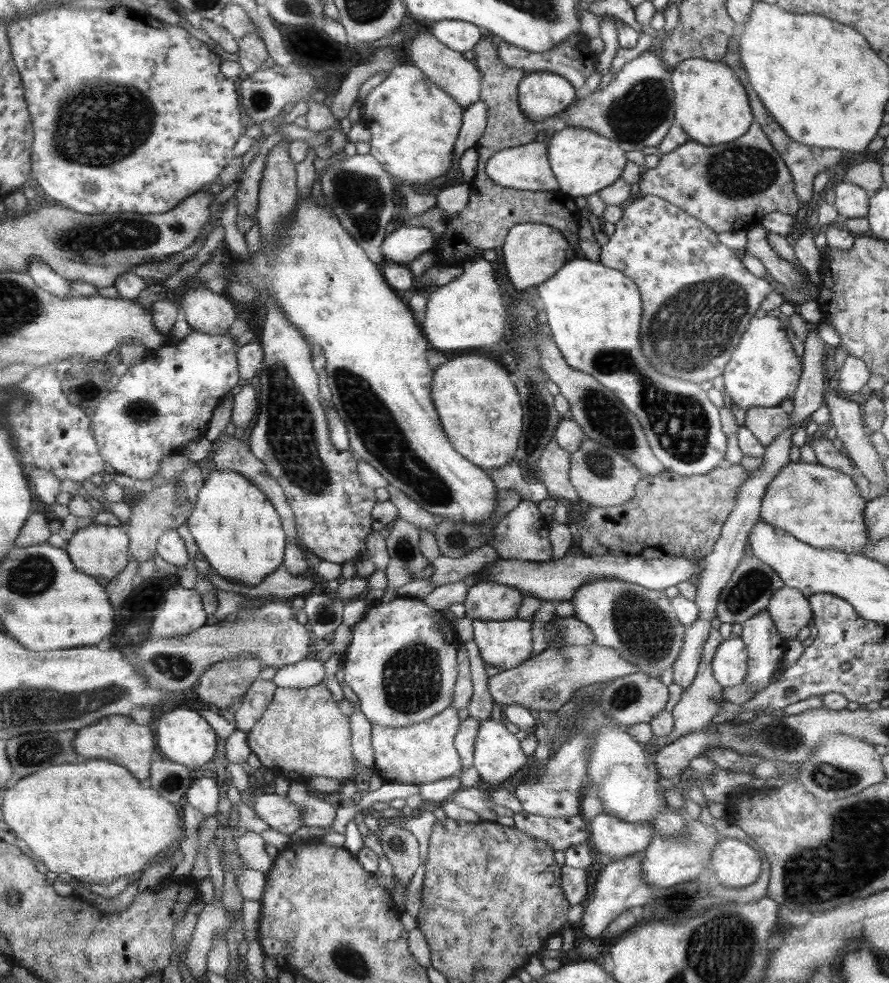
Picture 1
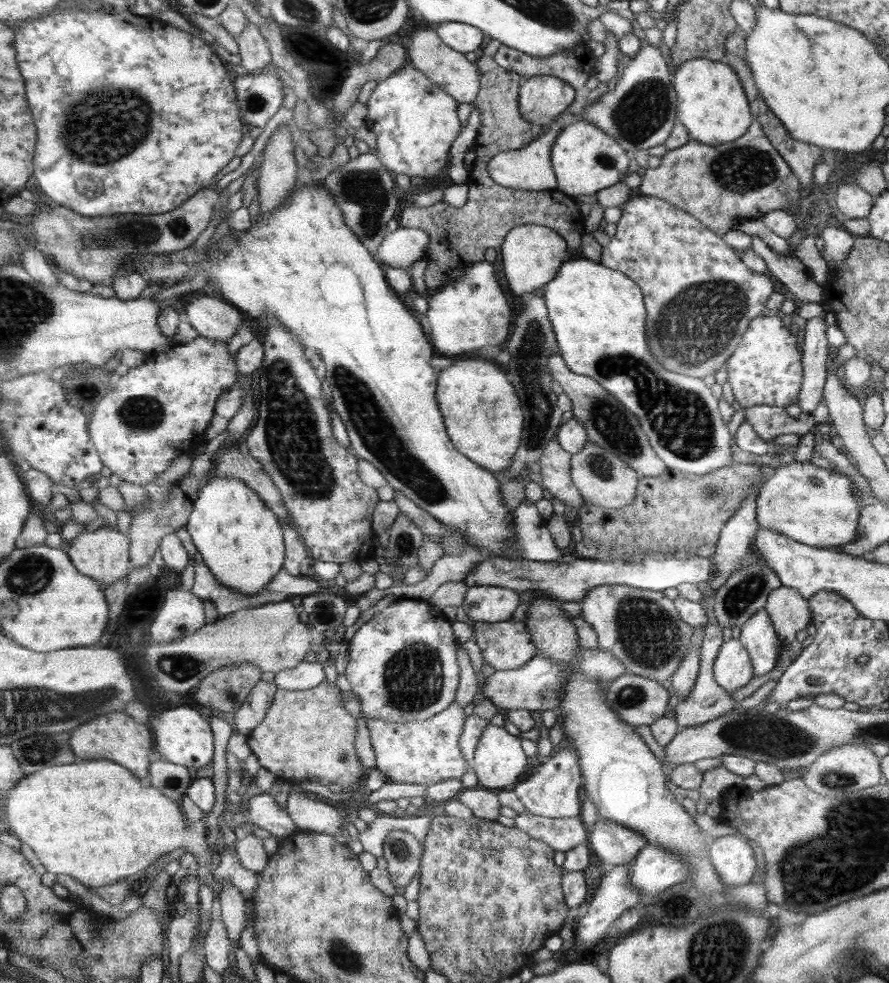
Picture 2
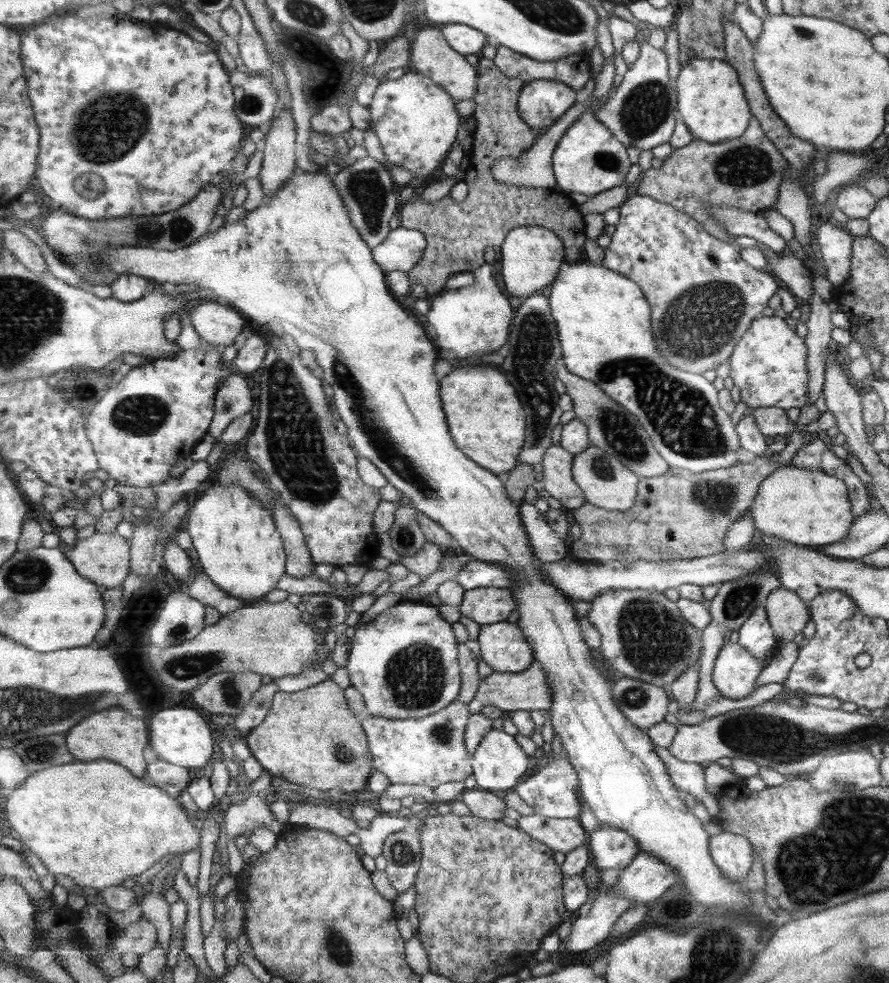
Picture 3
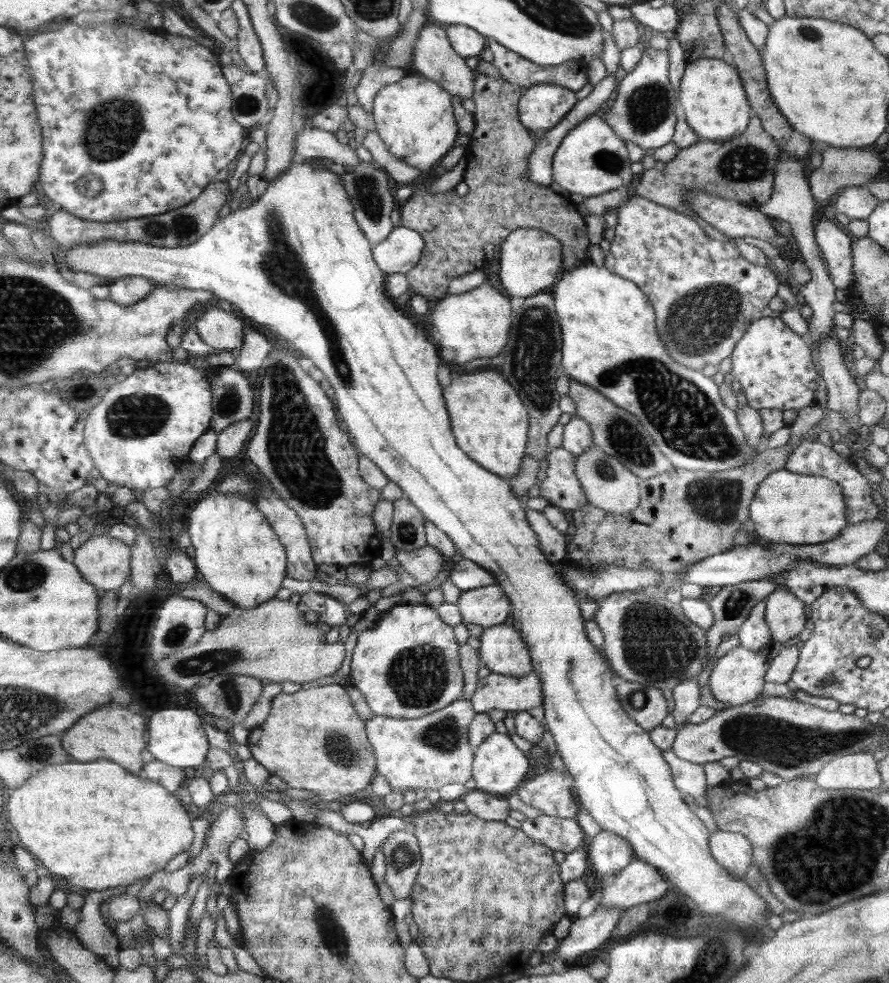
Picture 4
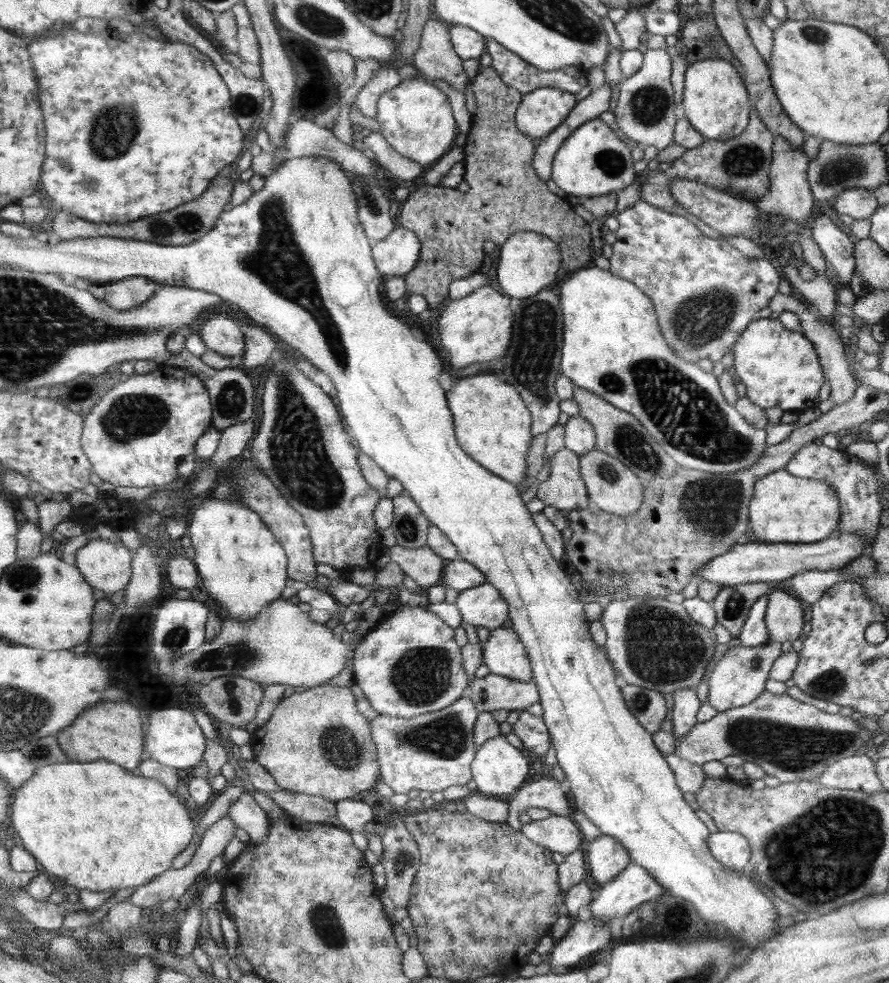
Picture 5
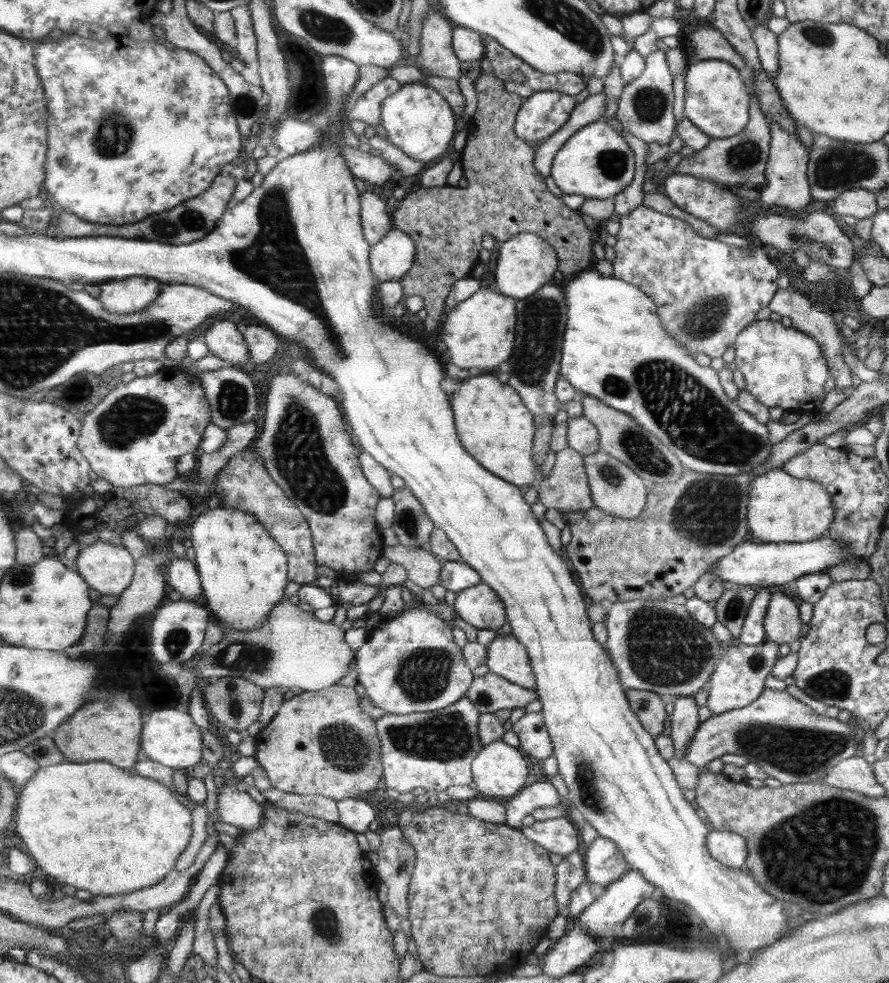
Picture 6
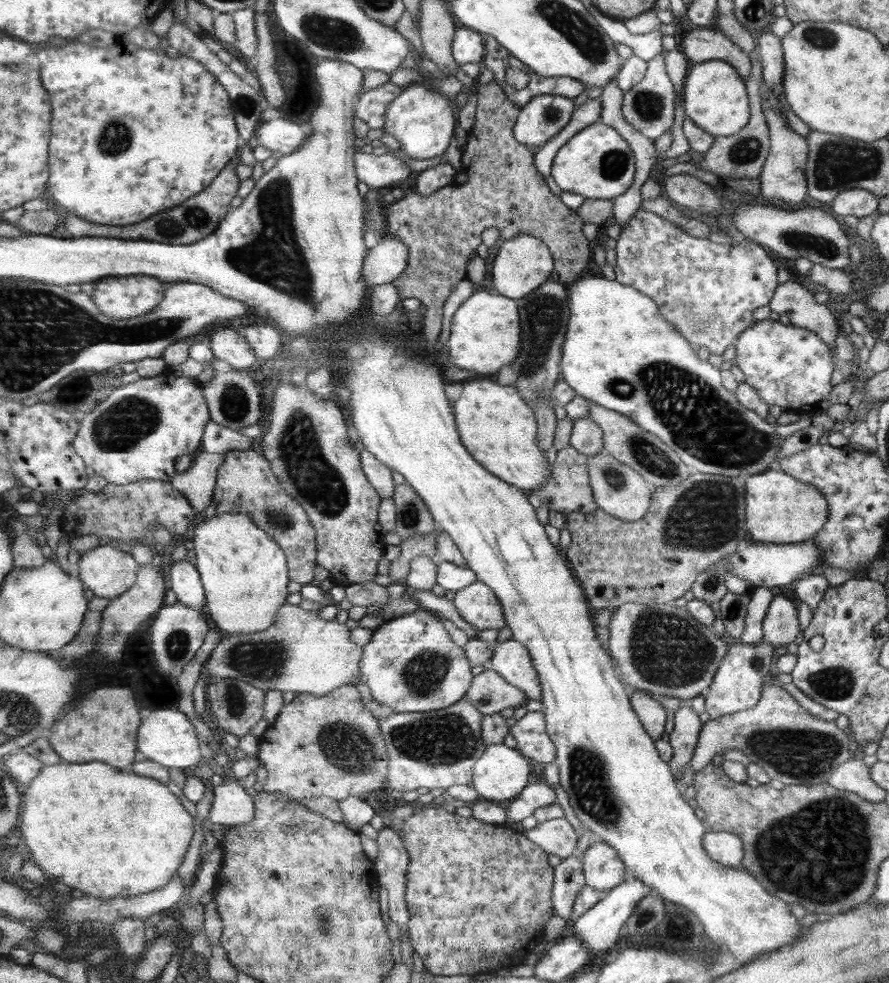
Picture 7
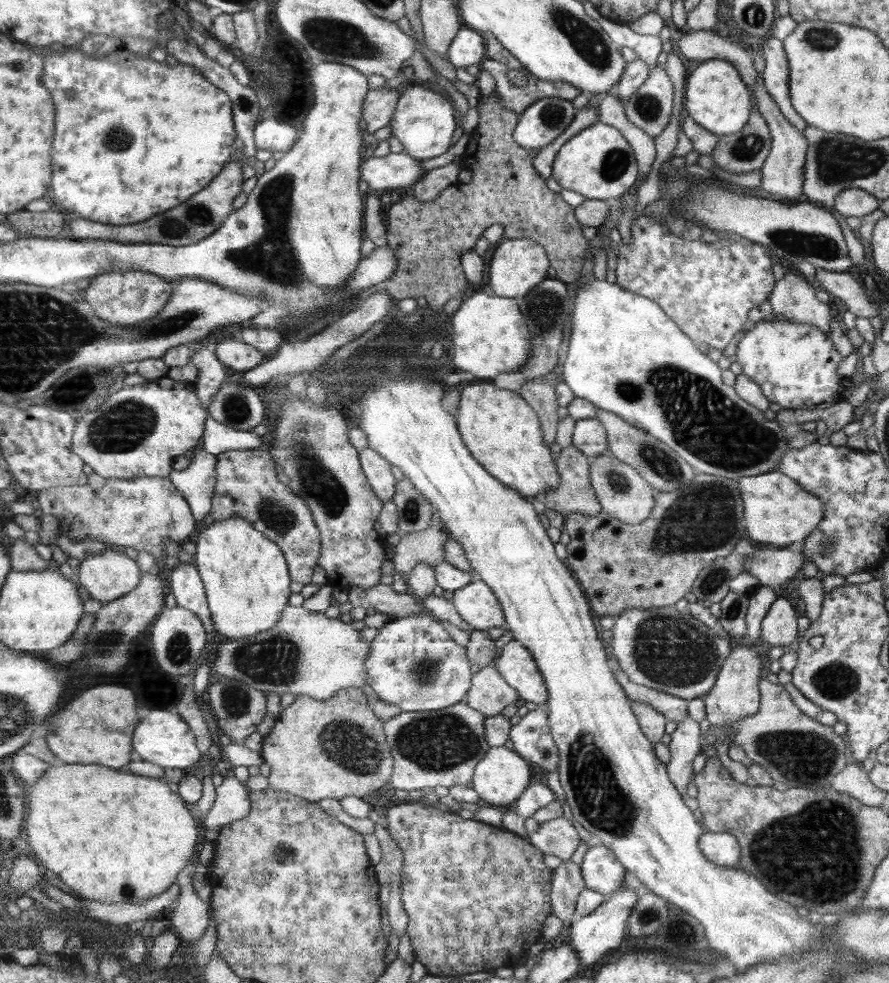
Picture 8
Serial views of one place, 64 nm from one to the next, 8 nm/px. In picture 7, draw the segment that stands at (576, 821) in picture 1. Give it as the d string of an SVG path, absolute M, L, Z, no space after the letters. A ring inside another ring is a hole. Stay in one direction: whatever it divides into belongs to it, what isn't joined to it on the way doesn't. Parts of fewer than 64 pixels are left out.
M565 817L538 823L533 830L524 830L523 834L544 852L560 856L561 860L577 852L576 831Z

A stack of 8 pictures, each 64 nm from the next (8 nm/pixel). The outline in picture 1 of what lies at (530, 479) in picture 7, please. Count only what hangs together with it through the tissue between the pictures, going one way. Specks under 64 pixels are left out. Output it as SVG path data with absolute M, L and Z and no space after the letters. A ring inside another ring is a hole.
M480 354L454 356L433 369L431 397L444 432L456 452L485 471L508 464L517 451L523 410L508 372Z

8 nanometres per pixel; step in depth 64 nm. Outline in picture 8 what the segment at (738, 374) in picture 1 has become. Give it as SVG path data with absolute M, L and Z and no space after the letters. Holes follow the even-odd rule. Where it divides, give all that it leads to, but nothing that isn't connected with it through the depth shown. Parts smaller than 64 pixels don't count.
M761 320L753 330L746 331L738 344L734 361L740 364L743 373L756 382L770 401L783 409L816 410L830 408L840 400L838 393L842 381L836 375L840 361L844 359L827 334L808 323L789 320Z

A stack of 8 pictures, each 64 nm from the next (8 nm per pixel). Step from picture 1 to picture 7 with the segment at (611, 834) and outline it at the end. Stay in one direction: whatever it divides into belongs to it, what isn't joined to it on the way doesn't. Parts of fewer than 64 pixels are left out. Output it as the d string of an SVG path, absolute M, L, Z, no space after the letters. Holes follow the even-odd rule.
M604 841L589 846L582 855L585 884L606 893L624 881L625 864L619 854Z

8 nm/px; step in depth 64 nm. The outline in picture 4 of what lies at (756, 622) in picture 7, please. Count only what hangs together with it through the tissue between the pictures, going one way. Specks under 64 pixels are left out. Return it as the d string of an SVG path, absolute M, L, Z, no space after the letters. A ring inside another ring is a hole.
M765 600L757 602L750 611L748 618L738 631L738 638L744 648L762 650L769 647L773 640L767 622L765 621Z

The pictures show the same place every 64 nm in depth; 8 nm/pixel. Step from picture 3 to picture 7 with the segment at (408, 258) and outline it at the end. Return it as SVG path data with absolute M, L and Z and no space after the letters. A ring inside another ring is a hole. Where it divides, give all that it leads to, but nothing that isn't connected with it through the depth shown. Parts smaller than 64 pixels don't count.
M386 235L376 247L368 249L365 256L362 275L366 285L372 288L397 280L406 268L408 254L404 243Z

